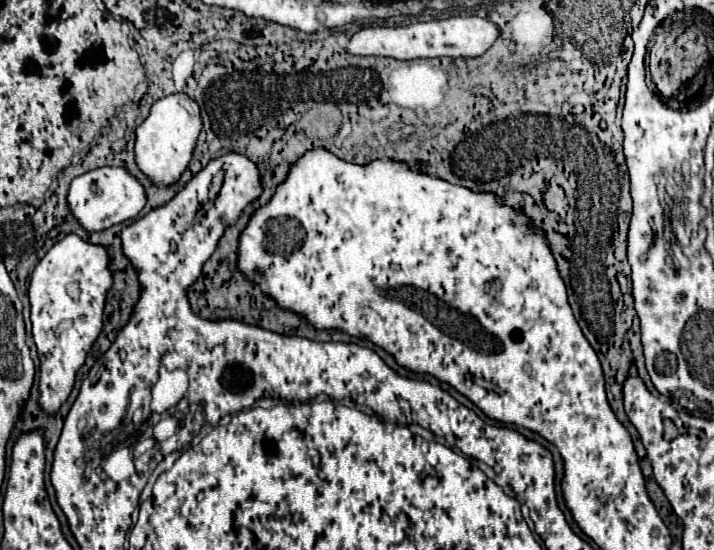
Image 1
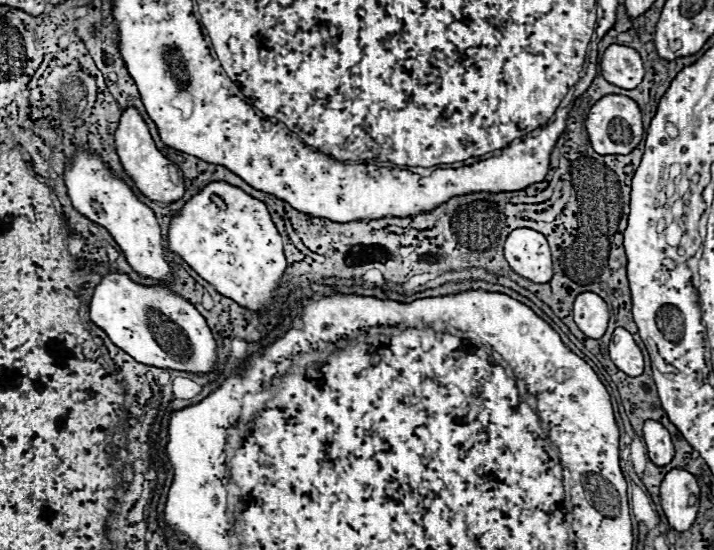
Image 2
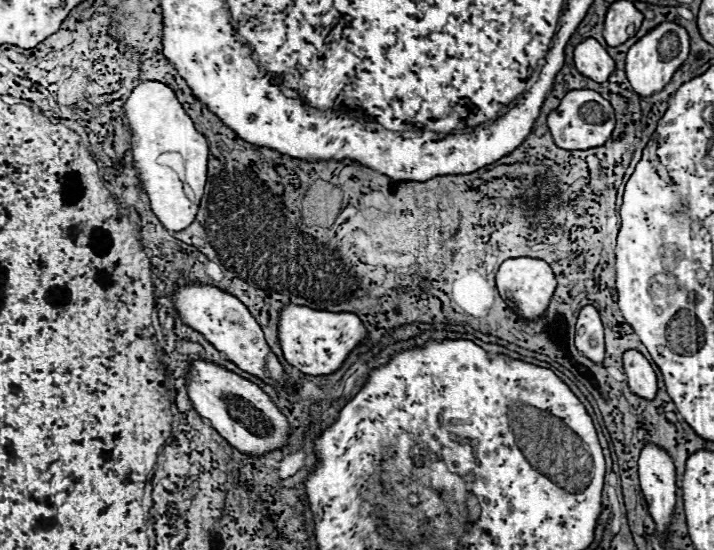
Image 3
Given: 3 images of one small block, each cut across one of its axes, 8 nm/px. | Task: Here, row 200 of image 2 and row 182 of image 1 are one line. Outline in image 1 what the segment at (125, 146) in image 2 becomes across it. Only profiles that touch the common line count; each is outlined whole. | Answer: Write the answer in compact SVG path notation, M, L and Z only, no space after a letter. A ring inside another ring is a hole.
M184 92L160 98L154 102L150 116L136 128L136 162L140 170L154 182L170 186L188 168L192 160L192 150L196 146L198 134L202 130L202 118L198 104Z

